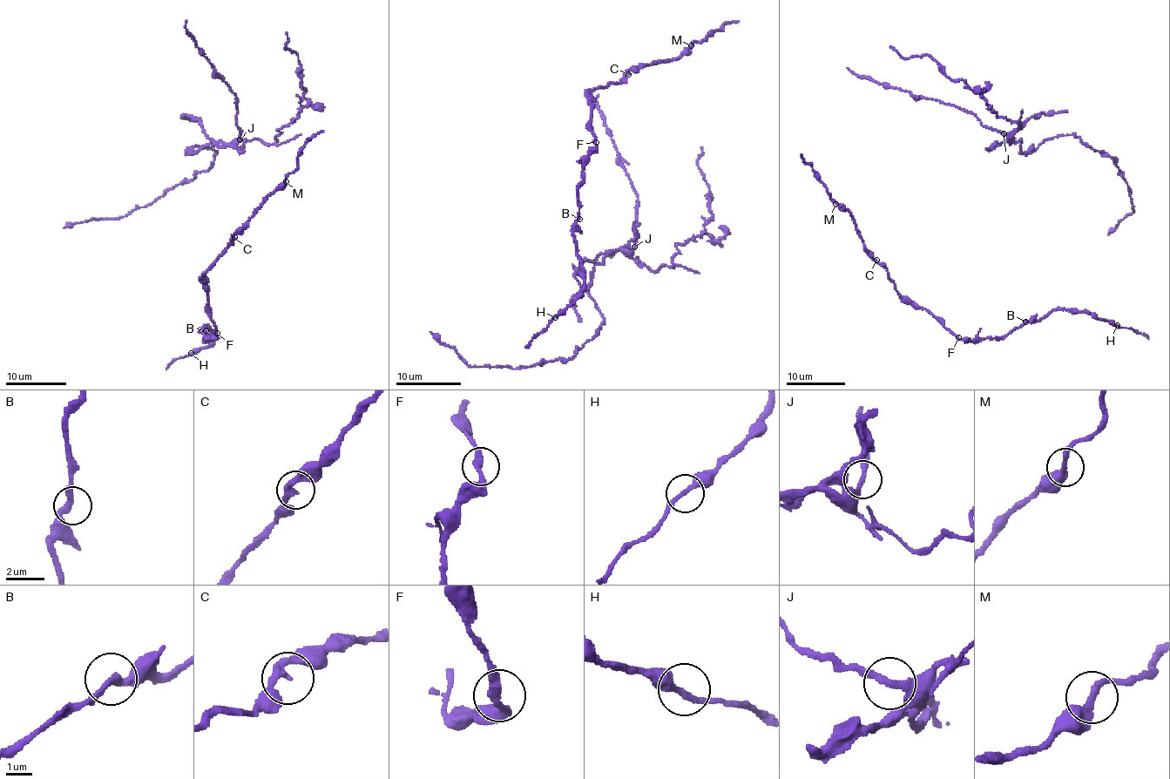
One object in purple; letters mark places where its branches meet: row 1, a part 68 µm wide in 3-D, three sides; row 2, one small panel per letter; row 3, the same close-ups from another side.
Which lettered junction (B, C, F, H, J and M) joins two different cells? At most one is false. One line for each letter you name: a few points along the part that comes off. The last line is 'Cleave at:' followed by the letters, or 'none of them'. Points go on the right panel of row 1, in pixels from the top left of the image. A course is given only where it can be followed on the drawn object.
J: course (1004, 133), (1007, 141), (1020, 140), (1023, 152), (1076, 134), (1114, 159), (1134, 211), (1108, 235)
Cleave at: J

